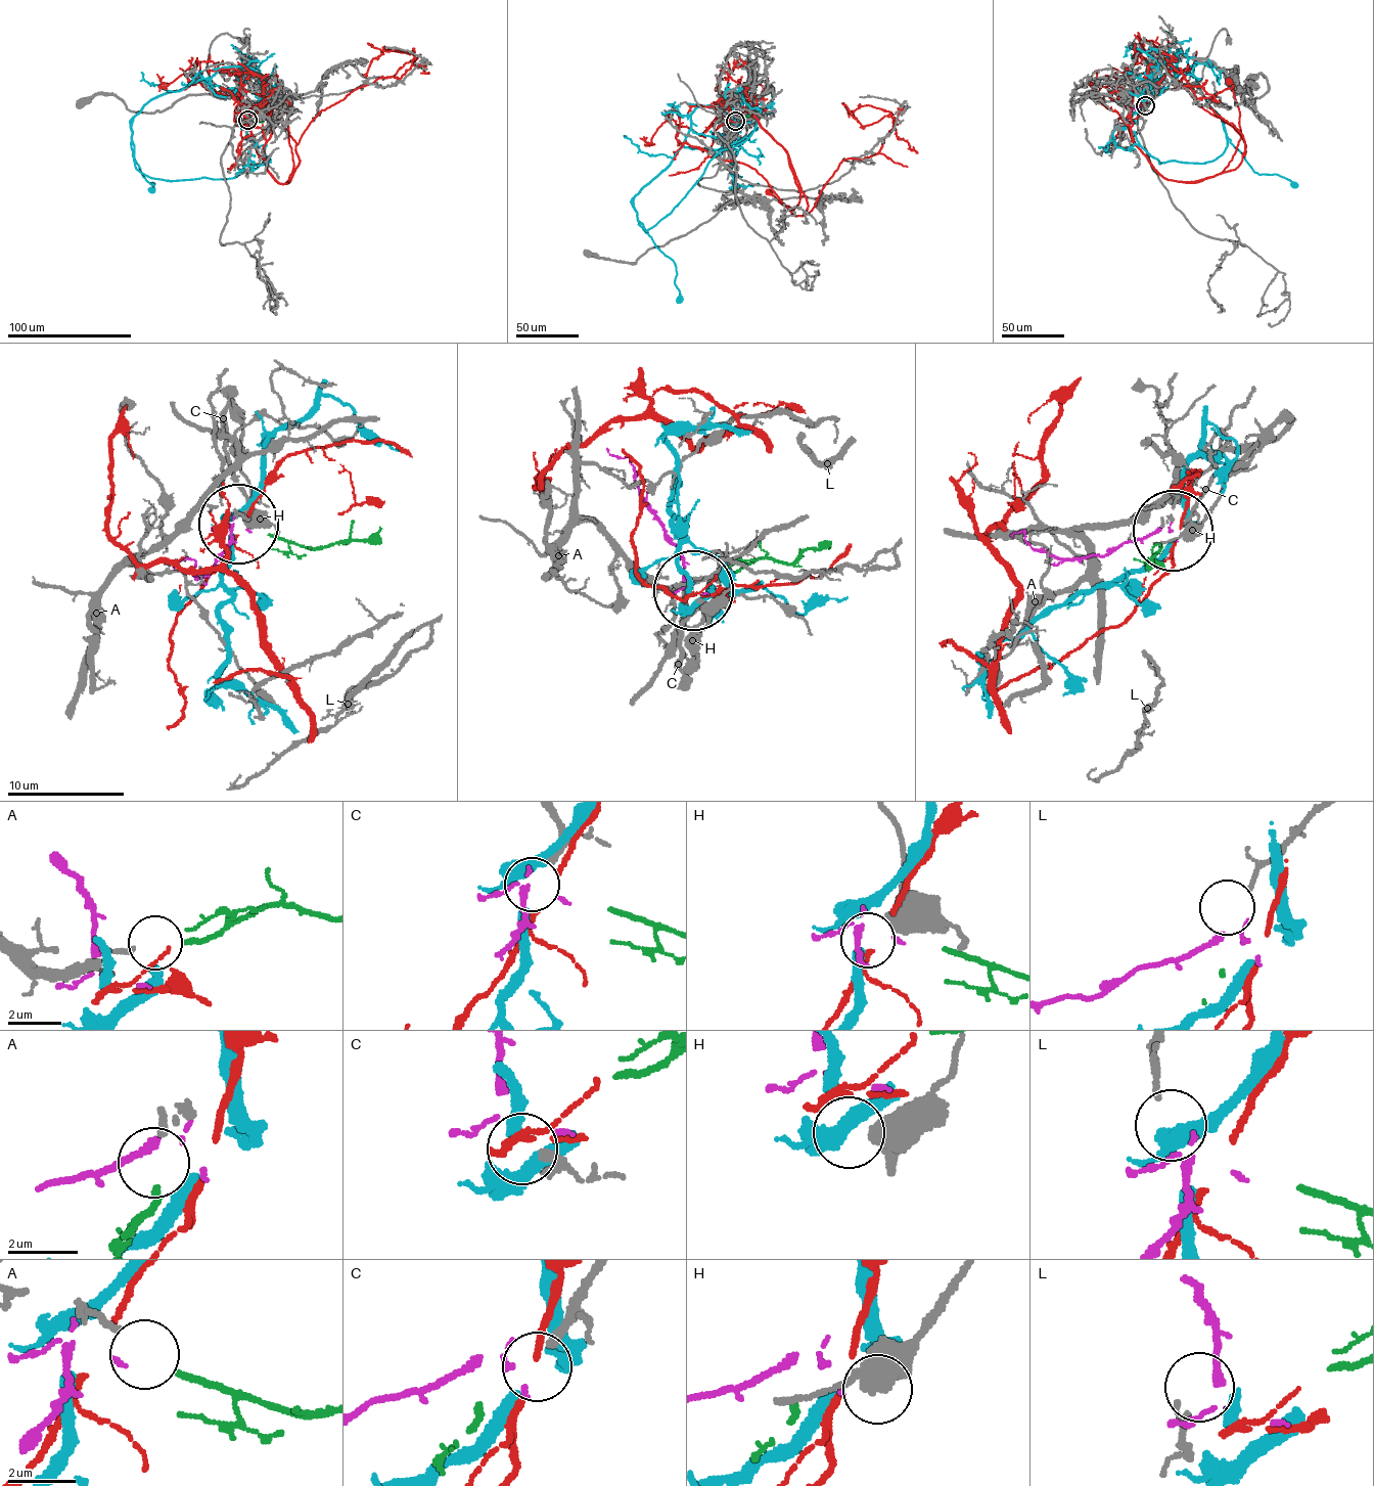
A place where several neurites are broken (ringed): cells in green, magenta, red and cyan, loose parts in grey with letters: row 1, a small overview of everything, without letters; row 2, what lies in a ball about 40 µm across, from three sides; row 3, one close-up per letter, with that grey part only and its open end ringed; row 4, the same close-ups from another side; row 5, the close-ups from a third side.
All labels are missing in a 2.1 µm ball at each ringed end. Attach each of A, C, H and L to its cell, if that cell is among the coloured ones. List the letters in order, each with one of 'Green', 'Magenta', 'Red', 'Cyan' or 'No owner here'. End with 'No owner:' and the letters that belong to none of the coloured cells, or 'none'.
A: Green
C: No owner here
H: No owner here
L: Magenta
No owner: C, H

